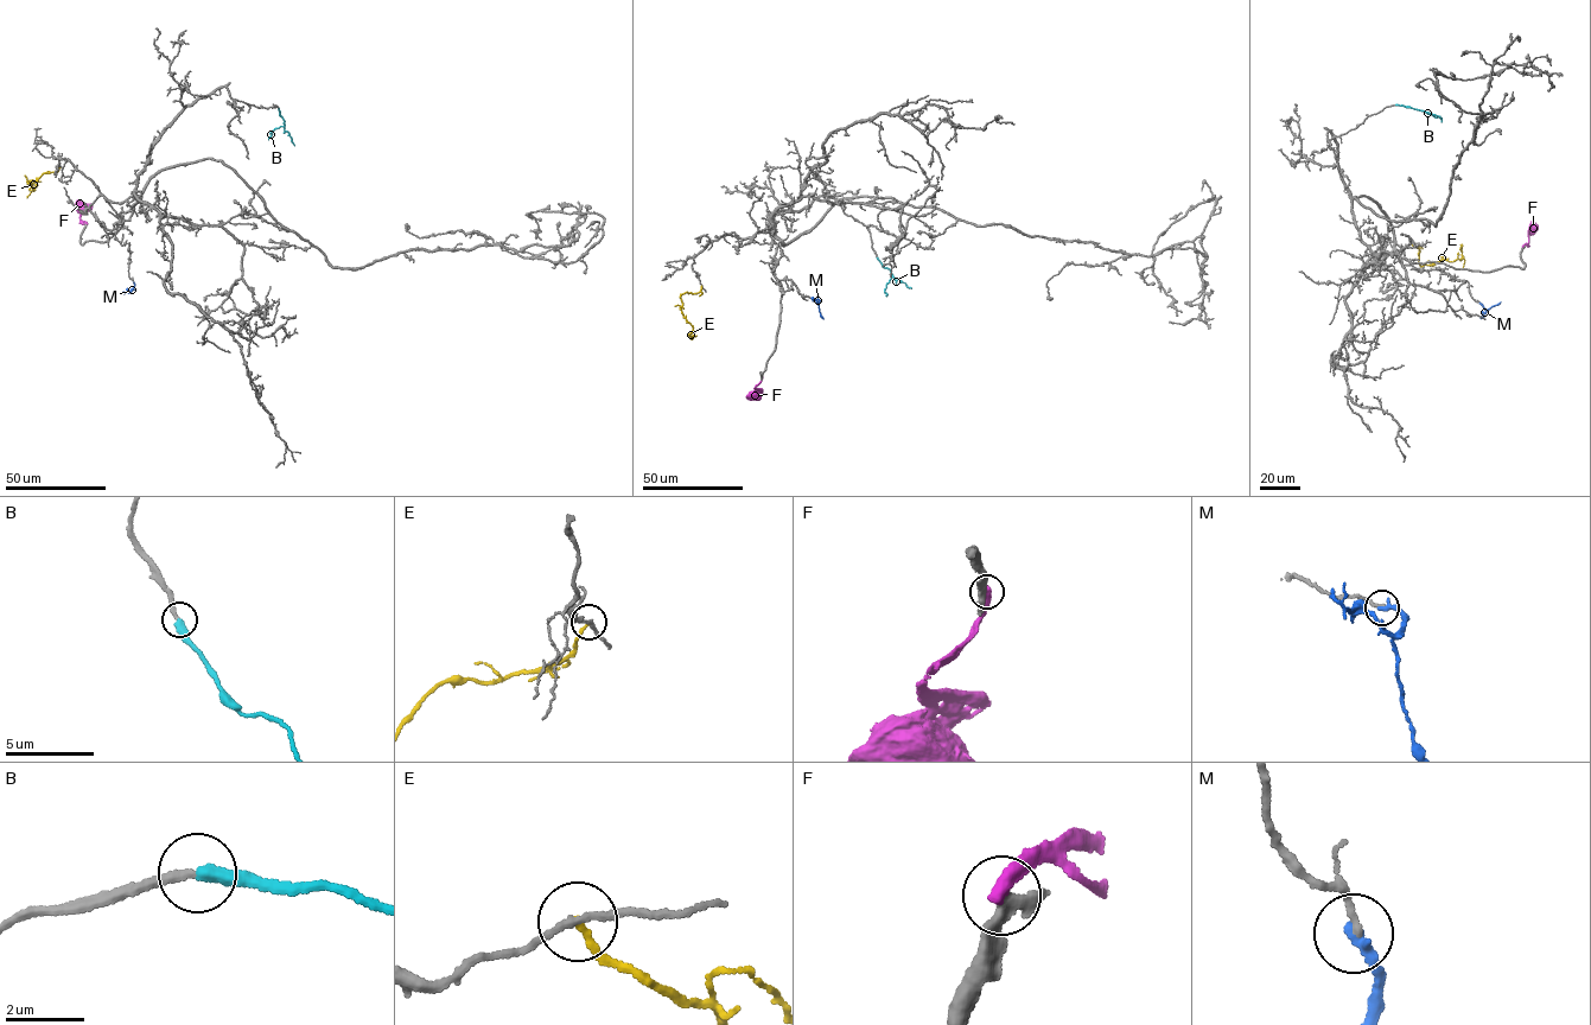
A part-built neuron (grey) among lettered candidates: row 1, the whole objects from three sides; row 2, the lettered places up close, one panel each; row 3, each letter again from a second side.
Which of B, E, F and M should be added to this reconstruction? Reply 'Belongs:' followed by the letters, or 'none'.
Belongs: B

